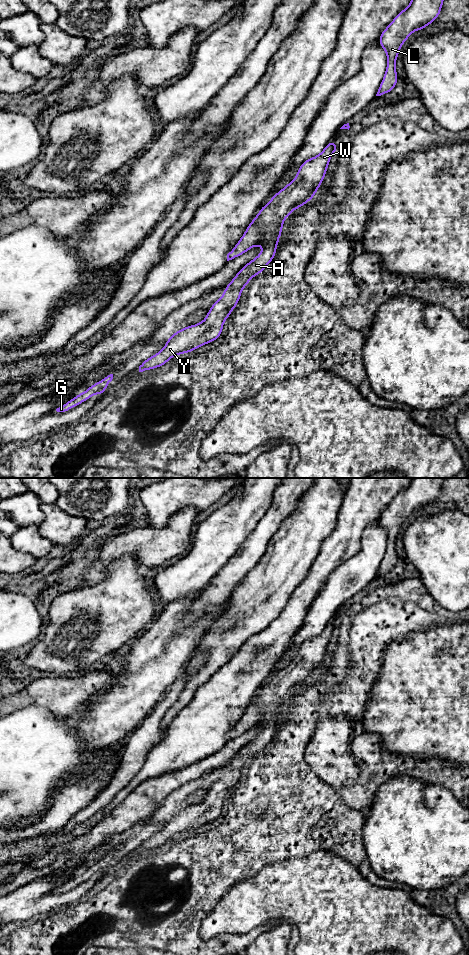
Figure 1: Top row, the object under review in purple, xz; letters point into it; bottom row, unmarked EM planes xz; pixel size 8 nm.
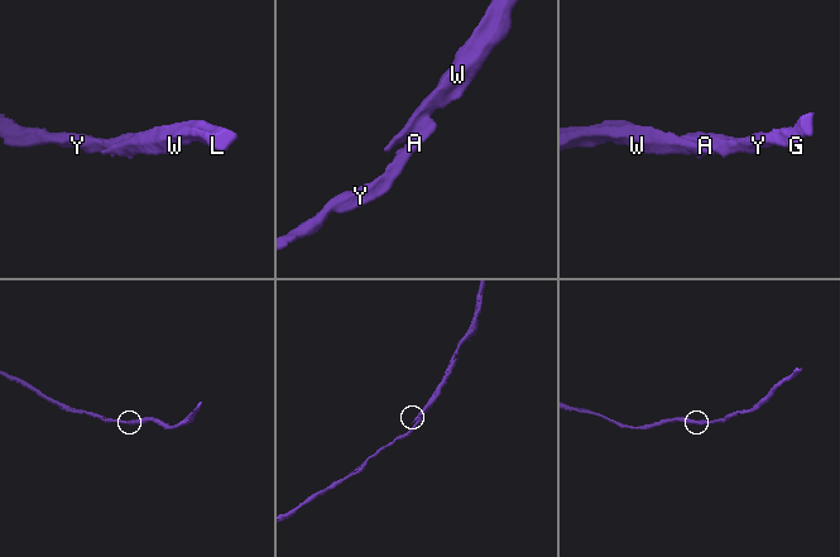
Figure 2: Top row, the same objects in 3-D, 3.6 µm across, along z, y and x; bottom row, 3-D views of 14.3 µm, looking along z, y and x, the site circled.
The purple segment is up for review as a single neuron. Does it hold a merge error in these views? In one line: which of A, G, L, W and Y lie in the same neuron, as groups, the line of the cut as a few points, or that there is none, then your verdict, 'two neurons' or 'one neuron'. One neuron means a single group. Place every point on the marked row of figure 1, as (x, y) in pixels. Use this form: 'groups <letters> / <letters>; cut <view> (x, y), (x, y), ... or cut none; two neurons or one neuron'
groups A G L W Y; cut none; one neuron

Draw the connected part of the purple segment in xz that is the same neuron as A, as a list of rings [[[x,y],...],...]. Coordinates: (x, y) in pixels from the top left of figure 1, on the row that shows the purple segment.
[[[332,139],[319,155],[305,160],[294,180],[274,194],[270,202],[259,210],[234,249],[227,254],[227,261],[256,245],[264,247],[261,253],[235,275],[202,322],[171,334],[161,351],[141,363],[139,372],[161,367],[178,354],[192,352],[218,339],[223,332],[223,323],[237,306],[244,287],[255,275],[264,272],[274,259],[284,220],[316,195],[326,175],[331,155],[337,150],[338,145]]]

